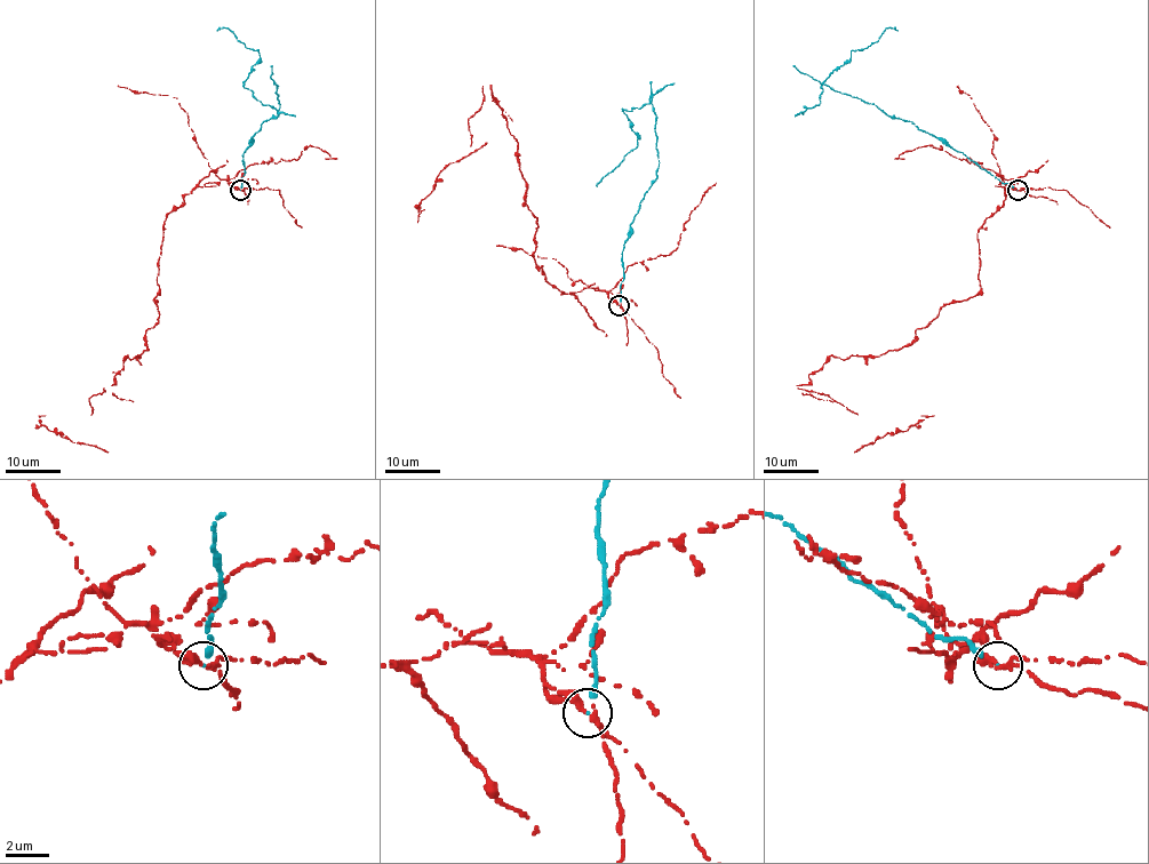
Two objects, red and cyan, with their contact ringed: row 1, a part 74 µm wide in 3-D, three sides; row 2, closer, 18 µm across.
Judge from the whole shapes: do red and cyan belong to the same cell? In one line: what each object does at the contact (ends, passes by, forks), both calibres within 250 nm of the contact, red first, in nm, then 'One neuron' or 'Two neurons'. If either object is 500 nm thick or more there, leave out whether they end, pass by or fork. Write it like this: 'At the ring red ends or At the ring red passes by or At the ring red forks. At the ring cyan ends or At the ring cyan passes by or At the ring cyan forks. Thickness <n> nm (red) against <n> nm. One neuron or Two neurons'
At the ring red passes by. At the ring cyan ends. Thickness 280 nm (red) against 100 nm. Two neurons

